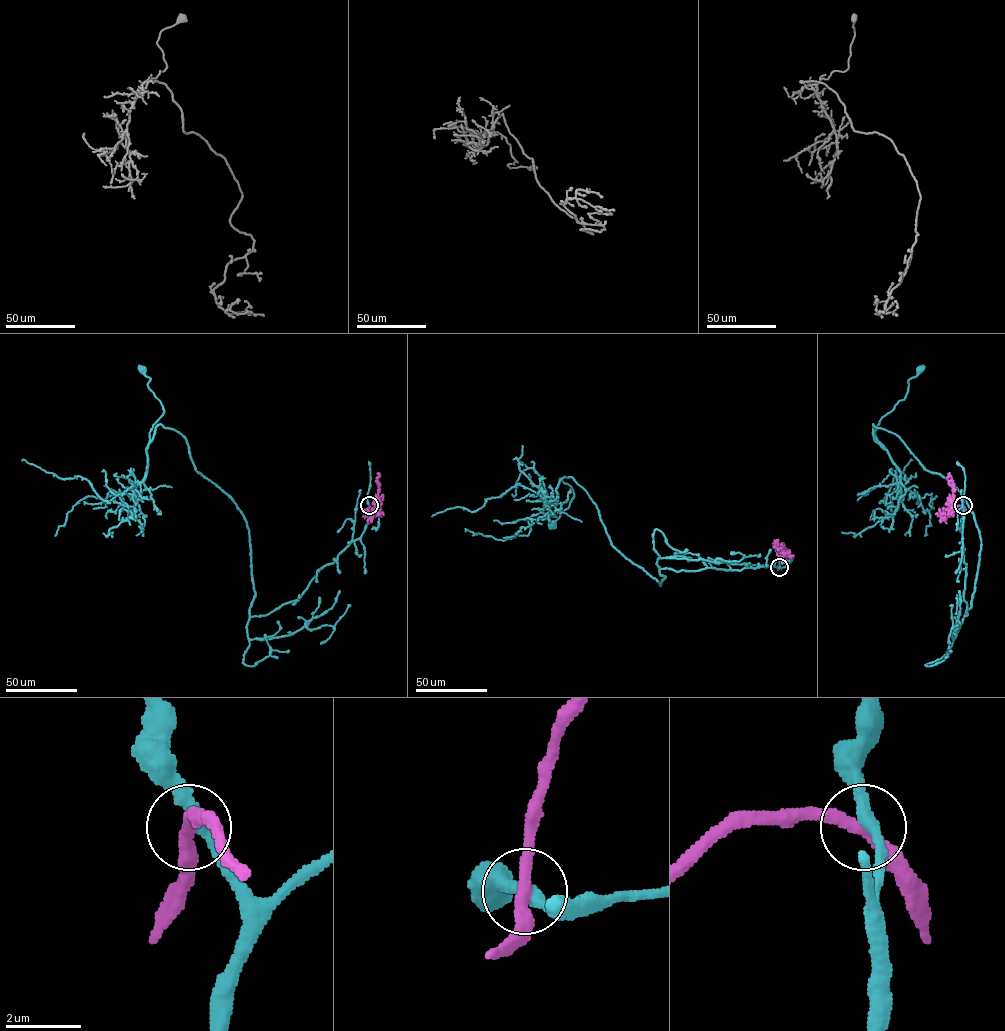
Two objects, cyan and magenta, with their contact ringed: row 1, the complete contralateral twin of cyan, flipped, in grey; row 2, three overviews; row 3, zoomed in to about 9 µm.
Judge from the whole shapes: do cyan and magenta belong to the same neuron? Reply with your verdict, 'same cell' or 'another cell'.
another cell

